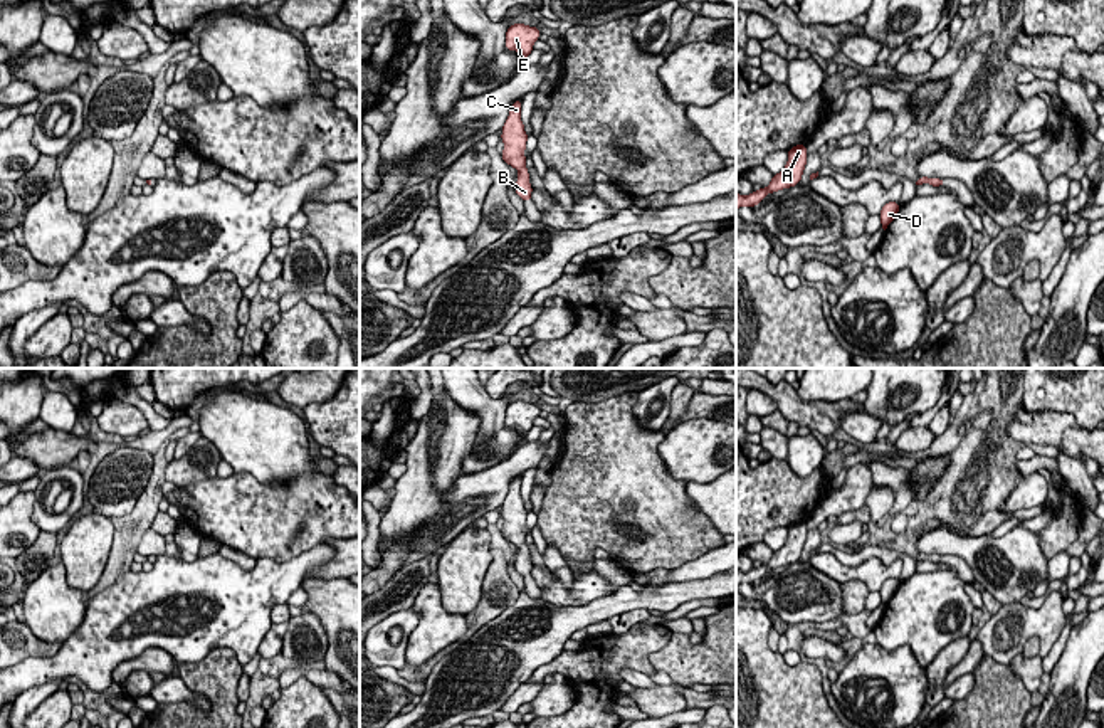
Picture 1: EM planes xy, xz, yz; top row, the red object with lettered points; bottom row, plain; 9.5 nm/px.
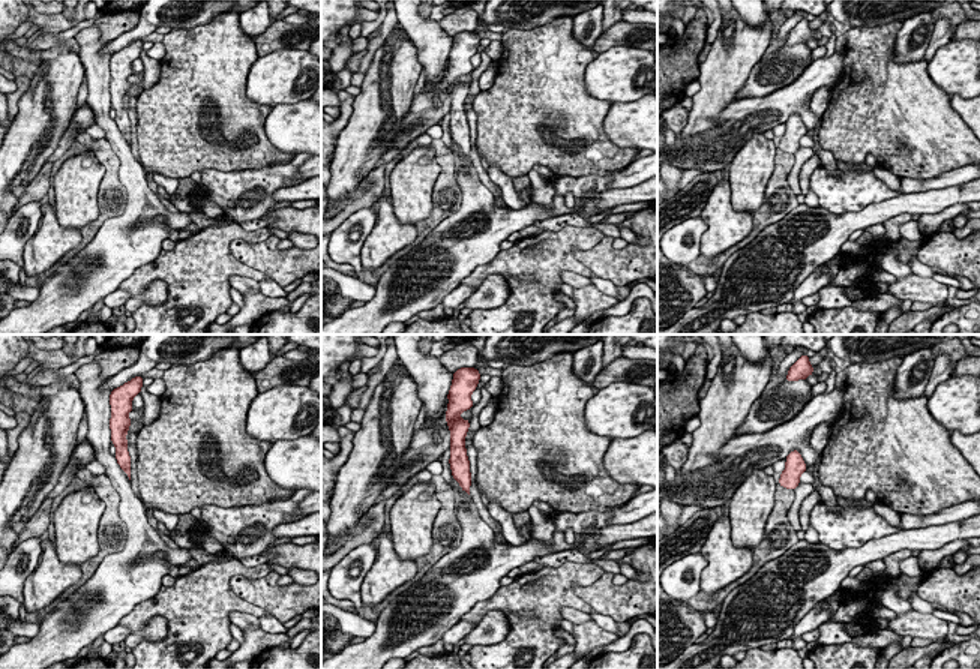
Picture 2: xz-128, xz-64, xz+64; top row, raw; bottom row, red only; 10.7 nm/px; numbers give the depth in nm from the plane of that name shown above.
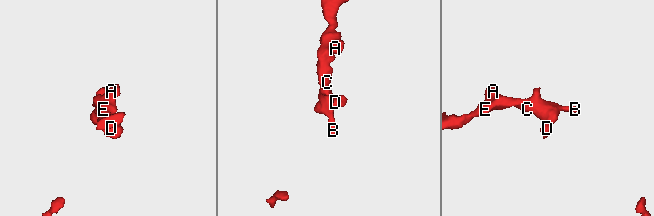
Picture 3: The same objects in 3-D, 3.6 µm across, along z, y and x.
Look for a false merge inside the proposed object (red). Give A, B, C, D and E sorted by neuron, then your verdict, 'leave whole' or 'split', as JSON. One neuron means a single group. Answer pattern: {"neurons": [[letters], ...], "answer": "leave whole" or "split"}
{"neurons": [["A", "B", "C", "D", "E"]], "answer": "leave whole"}

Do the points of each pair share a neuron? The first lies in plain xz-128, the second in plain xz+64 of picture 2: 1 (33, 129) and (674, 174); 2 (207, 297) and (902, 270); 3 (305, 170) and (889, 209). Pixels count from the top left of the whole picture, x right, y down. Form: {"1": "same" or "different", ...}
{"1": "different", "2": "different", "3": "different"}

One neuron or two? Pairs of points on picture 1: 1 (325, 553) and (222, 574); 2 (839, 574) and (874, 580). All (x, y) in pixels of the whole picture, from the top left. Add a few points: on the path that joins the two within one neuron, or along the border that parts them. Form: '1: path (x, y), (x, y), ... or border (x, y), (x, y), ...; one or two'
1: path (299, 565), (284, 579), (247, 579); one
2: path (847, 574), (866, 574); one

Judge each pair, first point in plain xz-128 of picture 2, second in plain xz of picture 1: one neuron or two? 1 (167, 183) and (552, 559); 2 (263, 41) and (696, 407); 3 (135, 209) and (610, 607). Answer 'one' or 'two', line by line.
1: one
2: one
3: one

